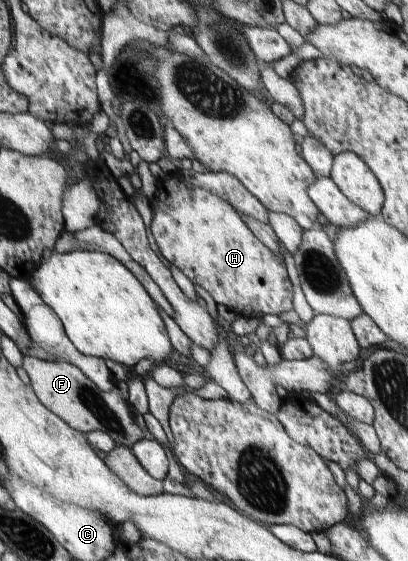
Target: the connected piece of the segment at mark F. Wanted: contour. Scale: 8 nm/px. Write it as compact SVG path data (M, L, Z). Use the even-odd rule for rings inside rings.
M23 355L23 369L27 371L27 375L30 377L30 384L32 385L34 392L38 394L39 401L43 402L50 410L54 411L63 421L67 422L67 425L79 430L81 433L88 434L99 430L109 434L109 437L113 439L117 446L125 446L131 448L132 445L138 443L141 437L147 435L141 435L141 429L139 425L133 421L131 417L131 409L129 409L129 415L127 415L127 386L117 384L113 389L103 391L98 385L95 385L91 378L88 378L86 374L79 369L78 366L69 362L61 361L47 361L32 356Z

